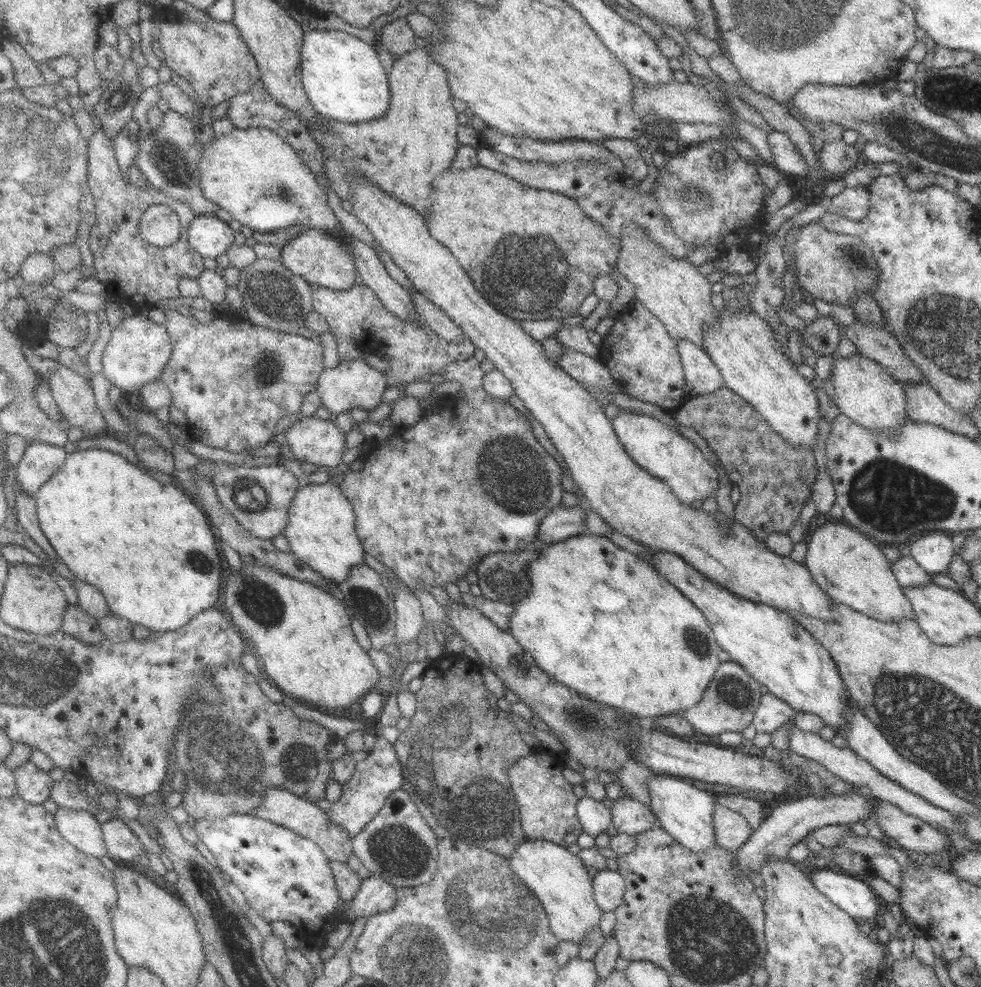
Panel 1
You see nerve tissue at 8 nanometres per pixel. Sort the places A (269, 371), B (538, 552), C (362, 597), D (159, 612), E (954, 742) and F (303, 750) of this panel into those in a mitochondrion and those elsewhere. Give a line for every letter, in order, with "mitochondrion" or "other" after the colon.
A: mitochondrion
B: other
C: mitochondrion
D: other
E: mitochondrion
F: mitochondrion

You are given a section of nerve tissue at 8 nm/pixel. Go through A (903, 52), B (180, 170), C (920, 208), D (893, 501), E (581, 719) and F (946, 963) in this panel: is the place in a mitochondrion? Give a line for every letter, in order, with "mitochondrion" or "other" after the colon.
A: other
B: mitochondrion
C: other
D: mitochondrion
E: mitochondrion
F: other

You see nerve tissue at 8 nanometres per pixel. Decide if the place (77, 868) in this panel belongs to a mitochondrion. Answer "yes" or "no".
no

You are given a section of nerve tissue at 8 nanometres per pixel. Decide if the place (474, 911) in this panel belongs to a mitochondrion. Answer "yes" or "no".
yes

